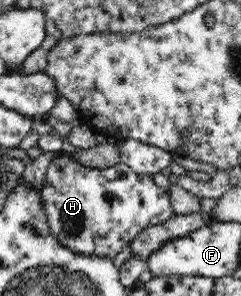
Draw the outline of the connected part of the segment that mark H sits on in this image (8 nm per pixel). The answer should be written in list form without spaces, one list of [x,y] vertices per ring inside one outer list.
[[[62,151],[50,161],[39,192],[52,237],[65,249],[89,256],[114,258],[145,227],[174,215],[169,193],[156,185],[151,175],[132,171],[122,162],[107,168],[91,167]]]

